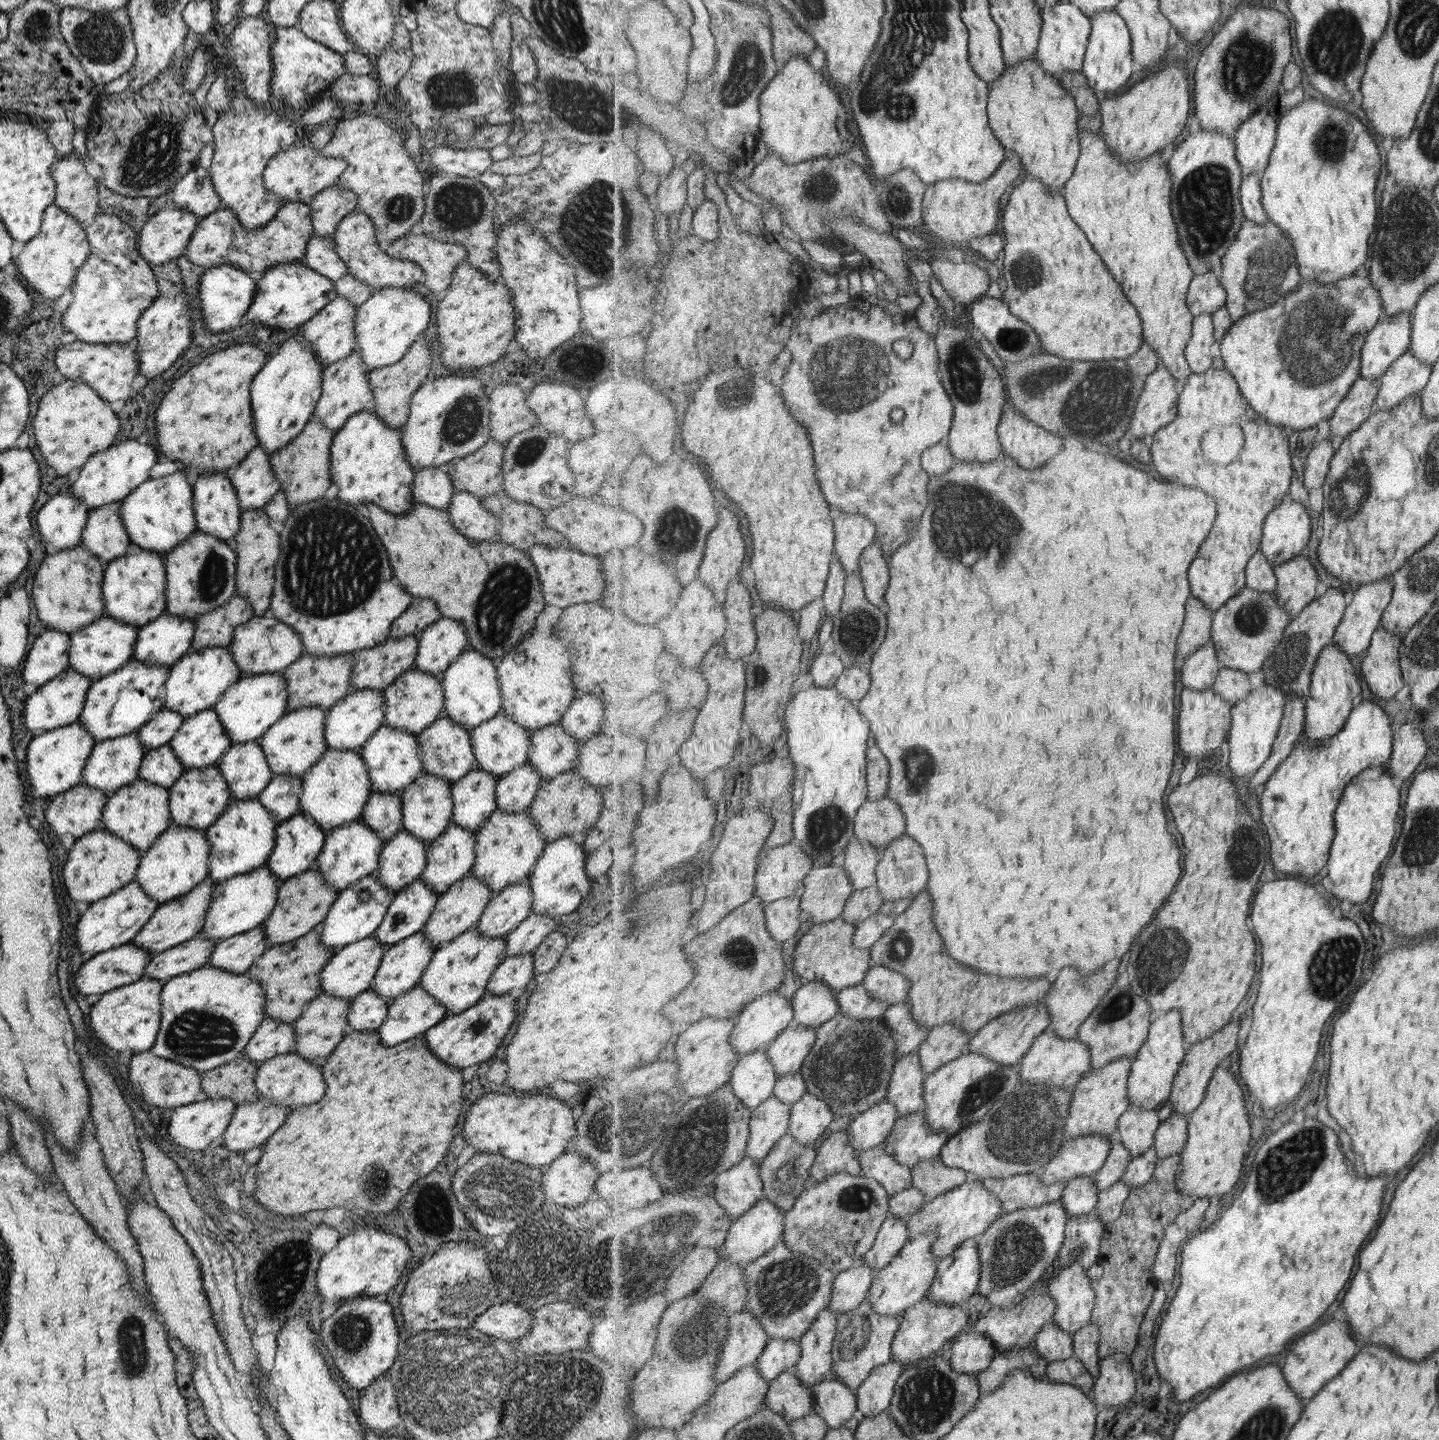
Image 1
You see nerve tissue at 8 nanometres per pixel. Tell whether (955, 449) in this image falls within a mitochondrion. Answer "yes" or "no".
no

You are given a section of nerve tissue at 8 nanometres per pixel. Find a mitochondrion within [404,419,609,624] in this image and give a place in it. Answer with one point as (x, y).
(531, 449)

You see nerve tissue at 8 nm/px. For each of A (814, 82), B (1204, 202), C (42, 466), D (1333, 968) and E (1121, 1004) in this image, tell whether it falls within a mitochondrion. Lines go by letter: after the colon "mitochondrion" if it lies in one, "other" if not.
A: other
B: mitochondrion
C: other
D: mitochondrion
E: mitochondrion

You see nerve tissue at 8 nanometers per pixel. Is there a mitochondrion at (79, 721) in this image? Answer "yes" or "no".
no

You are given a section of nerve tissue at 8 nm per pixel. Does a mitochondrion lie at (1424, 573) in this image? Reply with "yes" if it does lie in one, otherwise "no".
yes

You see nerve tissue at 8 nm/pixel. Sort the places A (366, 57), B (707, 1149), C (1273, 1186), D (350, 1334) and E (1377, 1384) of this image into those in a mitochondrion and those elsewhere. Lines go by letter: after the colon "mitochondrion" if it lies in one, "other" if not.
A: other
B: mitochondrion
C: mitochondrion
D: mitochondrion
E: other

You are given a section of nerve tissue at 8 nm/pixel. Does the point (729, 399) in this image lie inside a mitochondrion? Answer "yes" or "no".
yes

